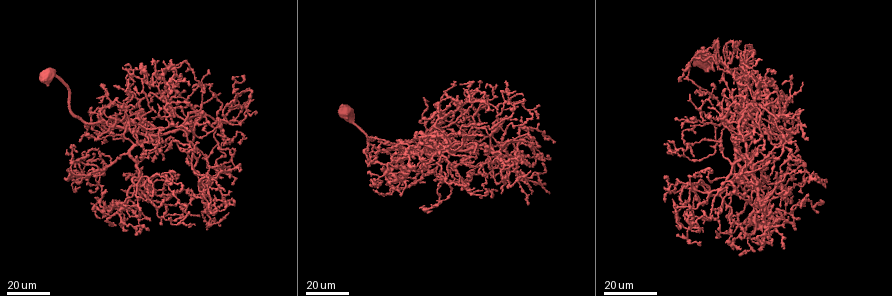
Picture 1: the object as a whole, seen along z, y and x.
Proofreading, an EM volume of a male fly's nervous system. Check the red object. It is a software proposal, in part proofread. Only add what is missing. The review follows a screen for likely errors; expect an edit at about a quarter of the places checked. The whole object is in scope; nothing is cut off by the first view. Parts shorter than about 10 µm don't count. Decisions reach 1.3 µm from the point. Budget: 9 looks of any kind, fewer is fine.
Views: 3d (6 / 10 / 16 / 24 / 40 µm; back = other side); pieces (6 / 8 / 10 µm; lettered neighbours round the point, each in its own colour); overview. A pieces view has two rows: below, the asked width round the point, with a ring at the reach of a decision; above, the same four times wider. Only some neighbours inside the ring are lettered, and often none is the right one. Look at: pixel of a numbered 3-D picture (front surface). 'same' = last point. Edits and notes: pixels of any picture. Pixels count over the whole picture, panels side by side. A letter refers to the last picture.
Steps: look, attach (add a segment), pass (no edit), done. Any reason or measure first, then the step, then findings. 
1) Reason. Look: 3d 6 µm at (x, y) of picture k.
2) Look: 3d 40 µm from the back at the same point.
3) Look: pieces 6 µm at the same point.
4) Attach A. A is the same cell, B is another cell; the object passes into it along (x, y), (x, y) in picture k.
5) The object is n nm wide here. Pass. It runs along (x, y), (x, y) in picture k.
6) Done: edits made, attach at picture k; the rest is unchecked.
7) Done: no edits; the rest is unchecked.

Branch stops here. Look: 3d 24 µm at (504, 179) of picture 1.

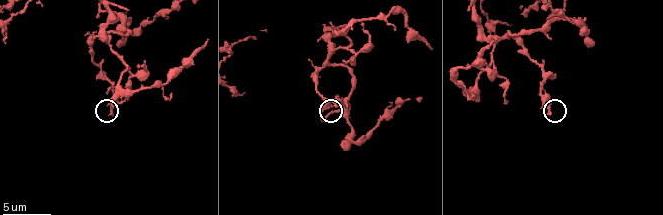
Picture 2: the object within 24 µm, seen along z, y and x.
Look: pieces 8 µm at (109, 112) of picture 2.

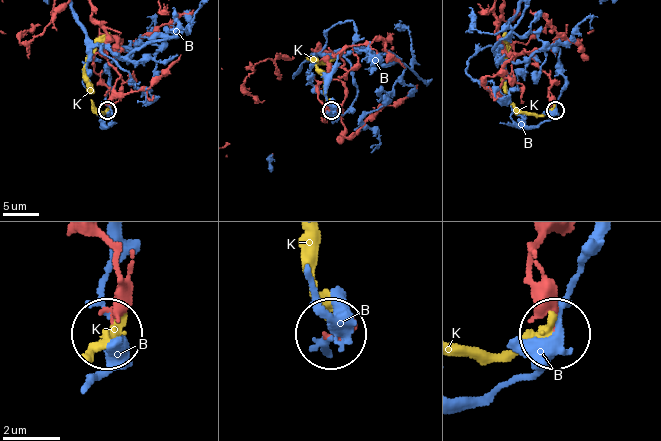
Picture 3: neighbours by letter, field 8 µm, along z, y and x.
Pass. B and K are other cells; none of them fits.

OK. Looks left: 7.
Free end. Look: 3d 24 µm at (532, 165) of picture 1.

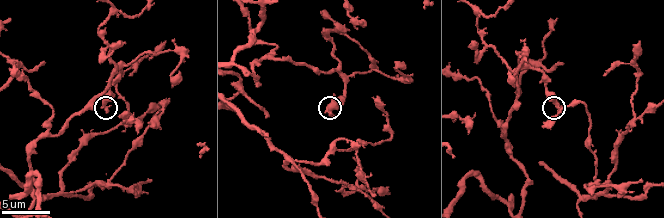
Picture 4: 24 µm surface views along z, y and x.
Look: pieces 8 µm at (108, 109) of picture 4.

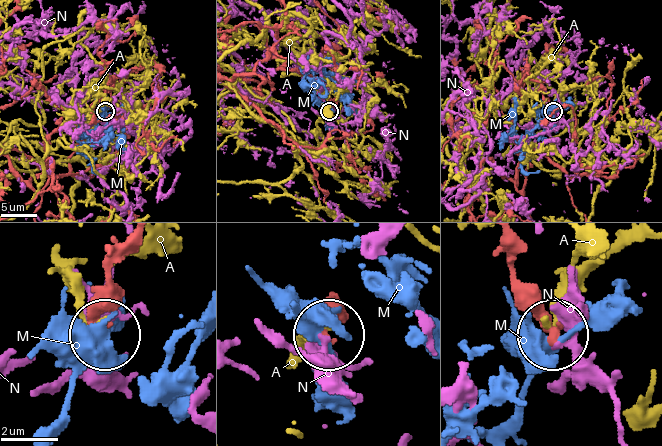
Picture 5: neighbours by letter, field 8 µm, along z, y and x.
Pass. A, M and N are other cells; it runs along (502, 242), (519, 292), (553, 333) in picture 5; no lettered segment goes on from it.

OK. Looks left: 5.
Branch stops here. Look: 3d 24 µm at (491, 196) of picture 1.

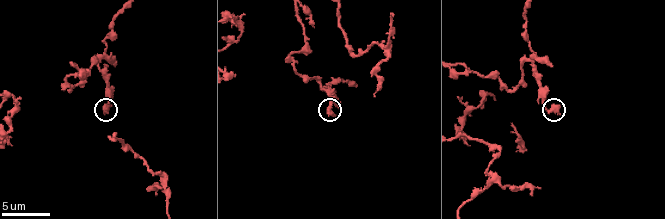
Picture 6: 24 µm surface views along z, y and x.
See the neighbours. Look: pieces 10 µm at (333, 114) of picture 6.

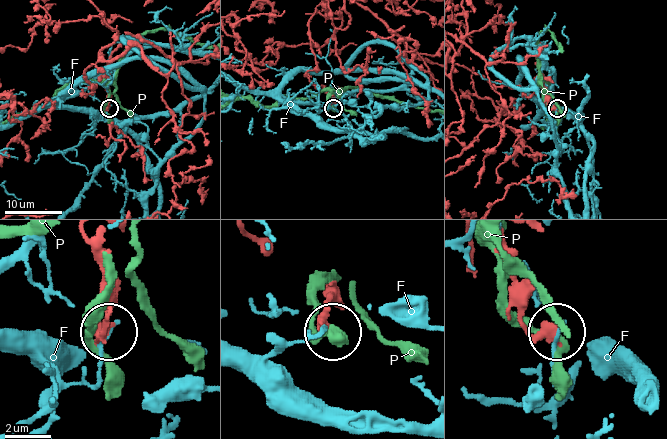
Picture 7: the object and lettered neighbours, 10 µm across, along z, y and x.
Pass. F and P are other cells; none of them fits.

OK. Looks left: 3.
Long arm stops here. Look: 3d 24 µm at (703, 94) of picture 1.

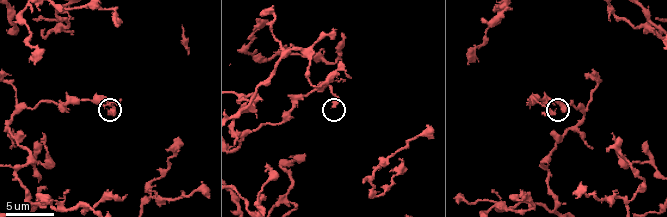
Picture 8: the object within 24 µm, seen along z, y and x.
Look: pieces 6 µm at (555, 110) of picture 8.

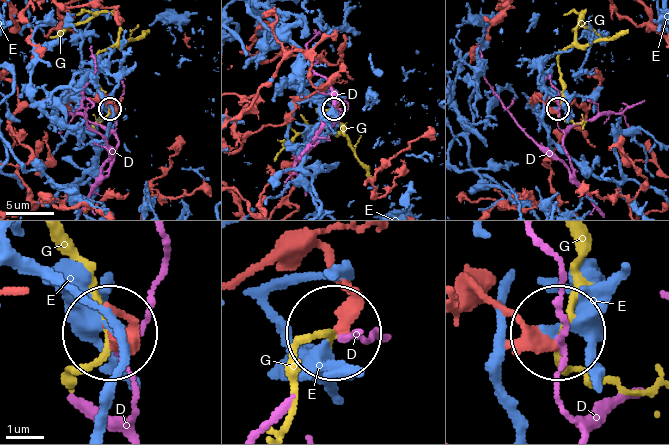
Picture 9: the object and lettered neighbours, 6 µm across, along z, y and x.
Pass. D, E and G are other cells; none of them fits.

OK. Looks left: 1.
Done: no edits; the rest is unchecked.

